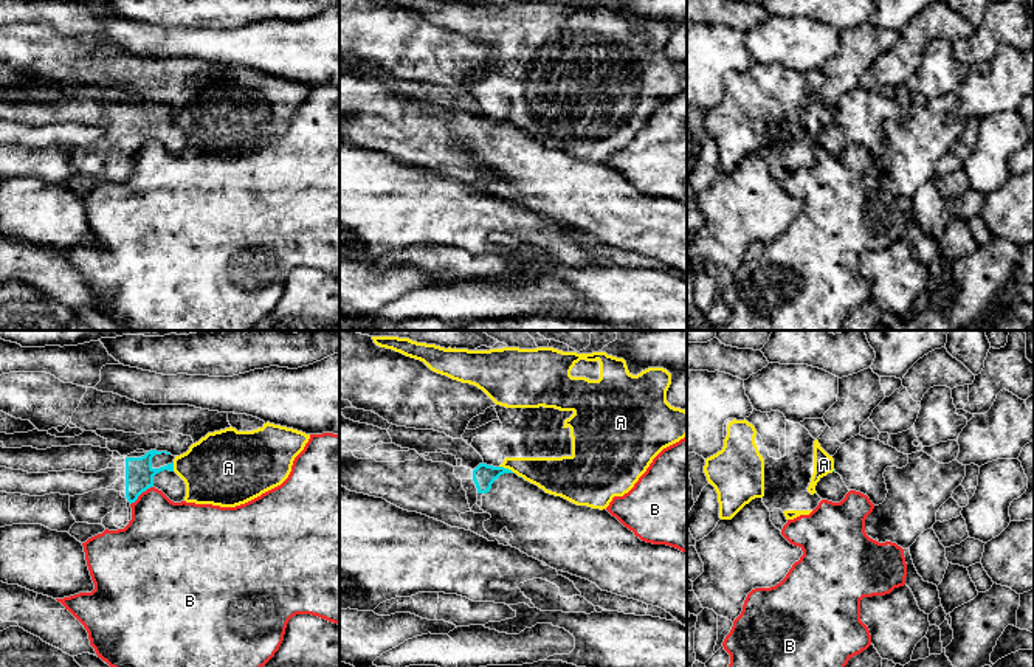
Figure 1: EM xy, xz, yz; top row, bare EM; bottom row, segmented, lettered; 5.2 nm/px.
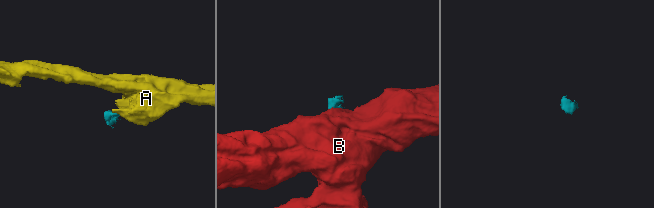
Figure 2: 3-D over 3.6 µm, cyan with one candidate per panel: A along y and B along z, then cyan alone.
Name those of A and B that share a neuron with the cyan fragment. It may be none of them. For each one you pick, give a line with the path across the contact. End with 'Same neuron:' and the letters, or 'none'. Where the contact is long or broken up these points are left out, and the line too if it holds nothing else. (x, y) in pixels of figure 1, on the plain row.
Same neuron: none

